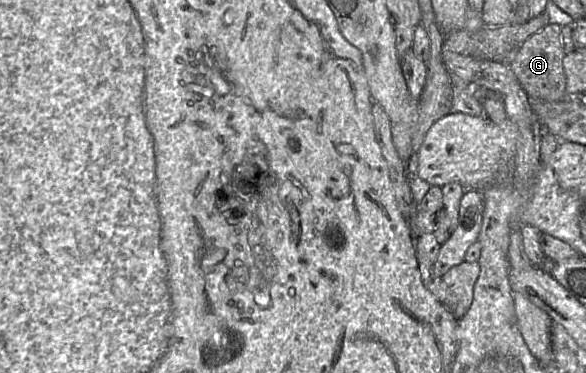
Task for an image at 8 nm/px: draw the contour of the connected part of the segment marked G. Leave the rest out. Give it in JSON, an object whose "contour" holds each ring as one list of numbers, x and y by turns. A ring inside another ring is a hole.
{"contour":[[548,24,531,35,513,53,509,66,521,87,531,100,559,101,566,95,566,77,563,69,565,52,559,24]]}

